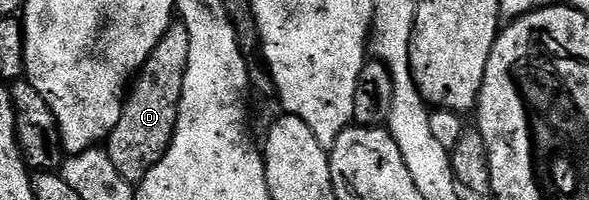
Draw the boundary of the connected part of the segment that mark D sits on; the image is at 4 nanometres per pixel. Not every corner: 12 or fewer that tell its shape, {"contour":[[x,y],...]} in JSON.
{"contour":[[173,23],[105,142],[126,181],[171,146],[191,36]]}

